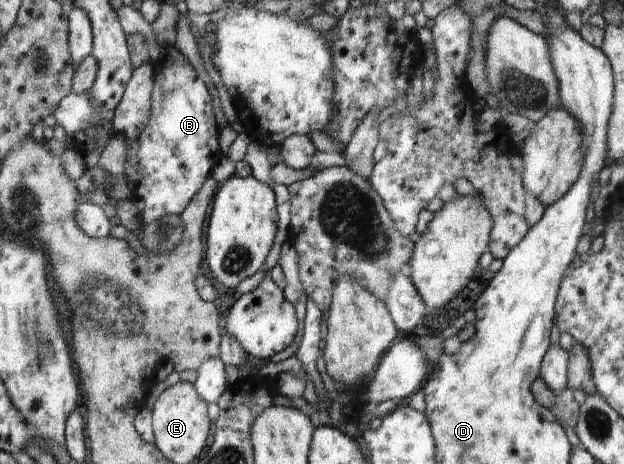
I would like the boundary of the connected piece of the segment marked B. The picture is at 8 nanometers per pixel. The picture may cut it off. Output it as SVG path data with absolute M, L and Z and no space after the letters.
M166 56L163 58L166 64L153 79L148 123L137 140L126 140L125 183L130 185L134 198L145 201L145 216L148 220L161 218L164 214L180 215L224 155L218 144L220 129L212 111L212 99L204 81L196 76L194 68L187 61L176 64Z

